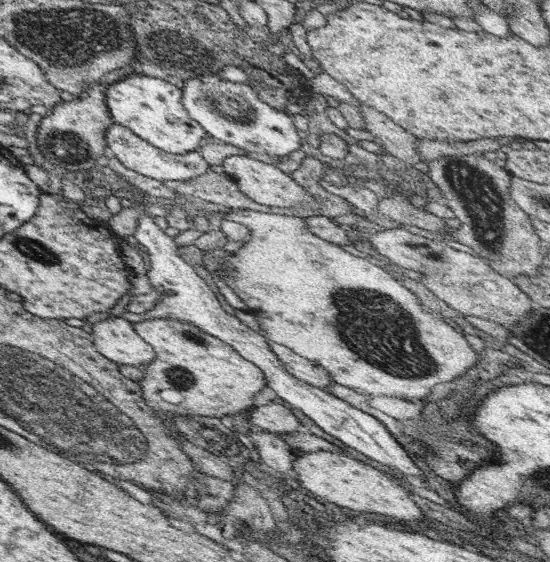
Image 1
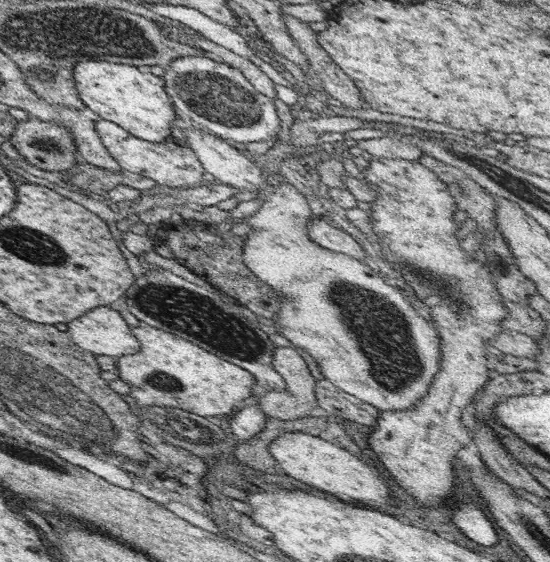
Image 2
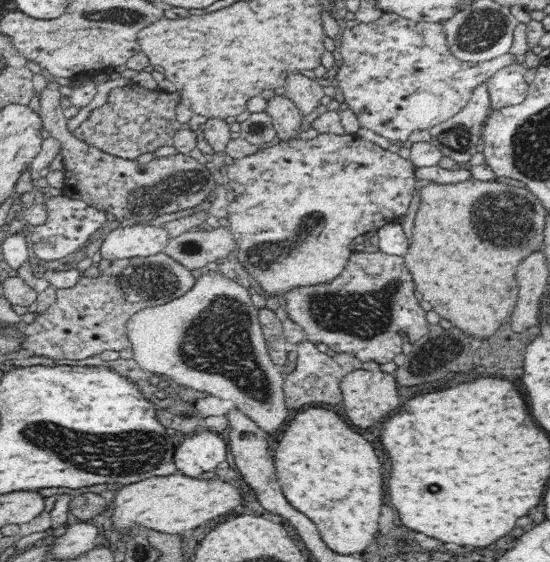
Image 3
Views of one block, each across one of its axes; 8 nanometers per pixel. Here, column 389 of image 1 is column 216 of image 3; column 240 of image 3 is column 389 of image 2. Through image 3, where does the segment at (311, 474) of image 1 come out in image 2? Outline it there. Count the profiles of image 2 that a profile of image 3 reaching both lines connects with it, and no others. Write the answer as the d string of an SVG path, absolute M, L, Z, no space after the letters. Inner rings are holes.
M280 433L270 442L268 450L277 464L280 464L282 473L315 486L323 492L329 492L338 499L347 502L357 500L358 502L392 504L389 489L373 465L359 460L346 449L318 437L317 434Z

